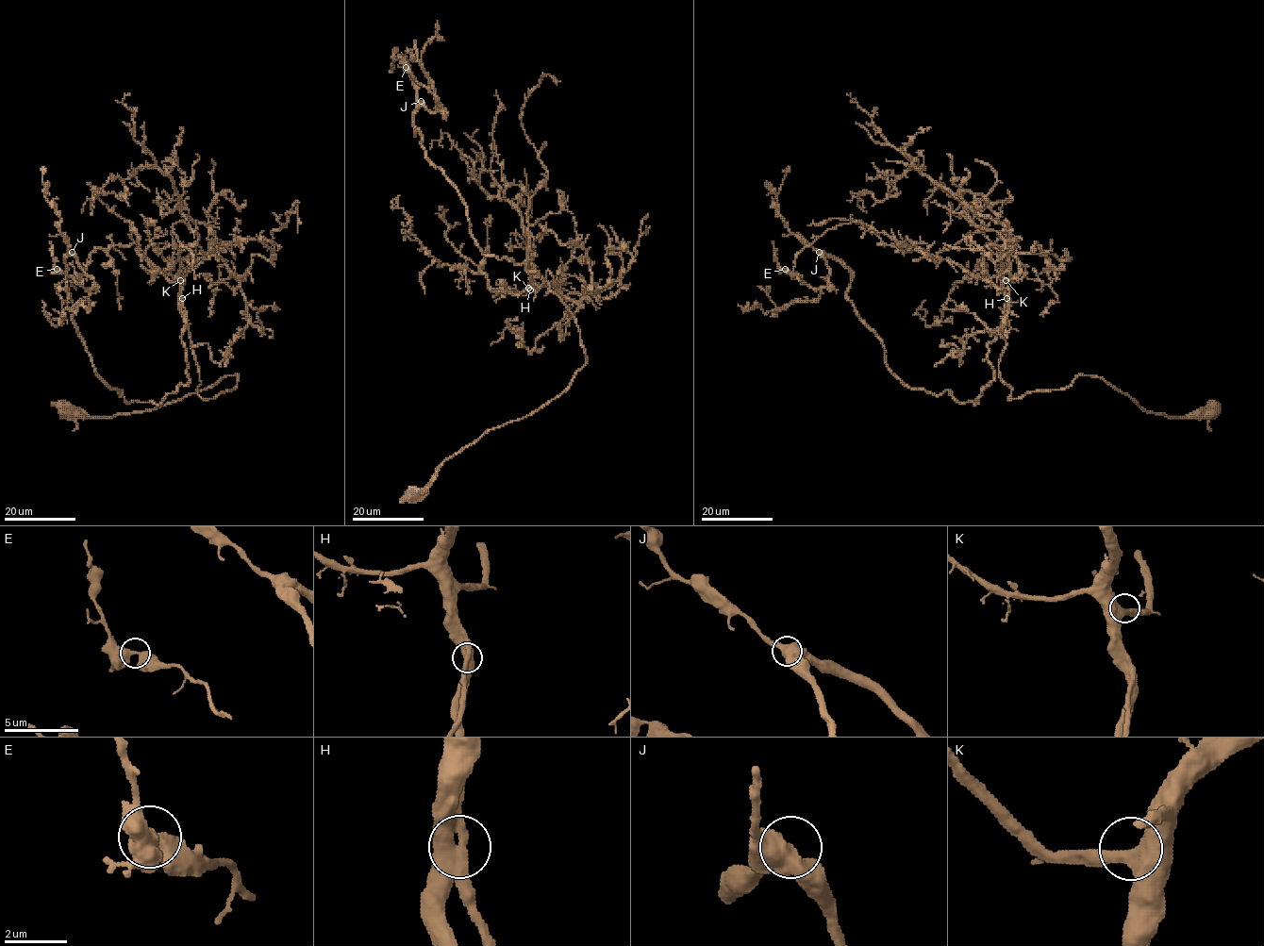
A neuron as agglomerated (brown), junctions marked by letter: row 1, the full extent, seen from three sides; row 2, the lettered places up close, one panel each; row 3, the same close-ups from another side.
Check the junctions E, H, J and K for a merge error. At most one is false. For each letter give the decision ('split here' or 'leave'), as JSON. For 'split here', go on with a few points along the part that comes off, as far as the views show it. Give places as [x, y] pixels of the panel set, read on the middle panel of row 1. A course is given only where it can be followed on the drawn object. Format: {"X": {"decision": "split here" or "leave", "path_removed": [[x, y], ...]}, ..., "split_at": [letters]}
{"E": {"decision": "leave"}, "H": {"decision": "leave"}, "J": {"decision": "leave"}, "K": {"decision": "leave"}, "split_at": []}

